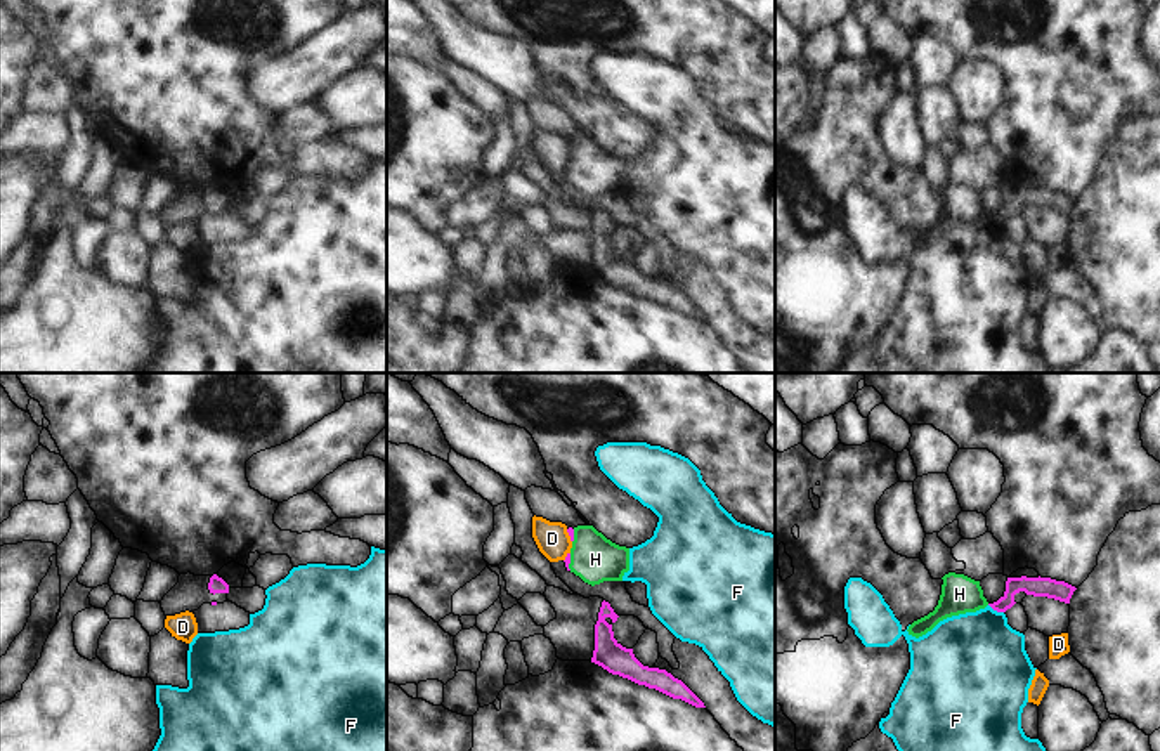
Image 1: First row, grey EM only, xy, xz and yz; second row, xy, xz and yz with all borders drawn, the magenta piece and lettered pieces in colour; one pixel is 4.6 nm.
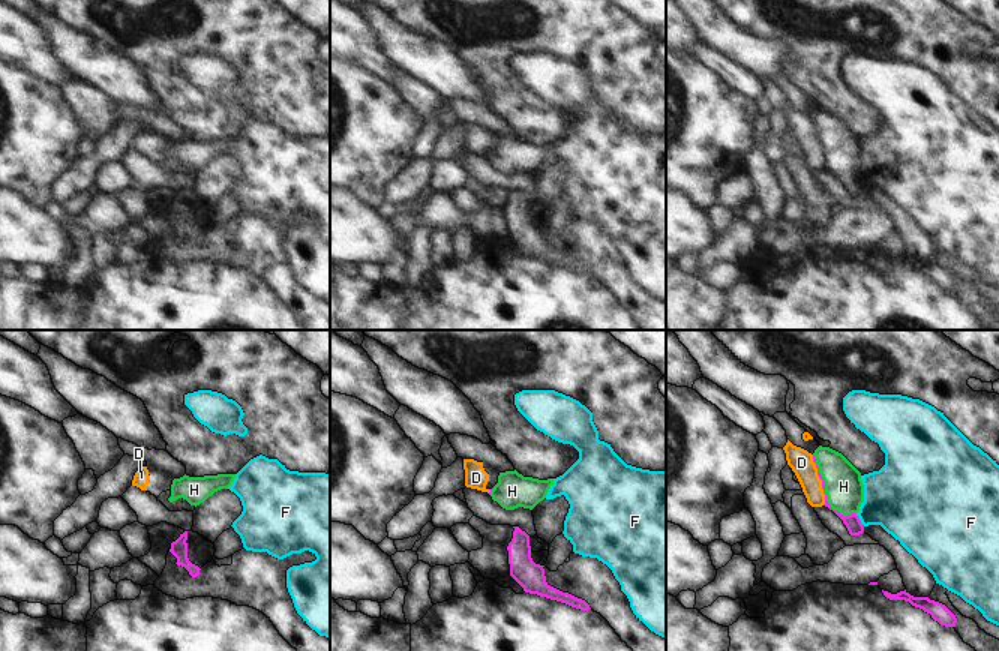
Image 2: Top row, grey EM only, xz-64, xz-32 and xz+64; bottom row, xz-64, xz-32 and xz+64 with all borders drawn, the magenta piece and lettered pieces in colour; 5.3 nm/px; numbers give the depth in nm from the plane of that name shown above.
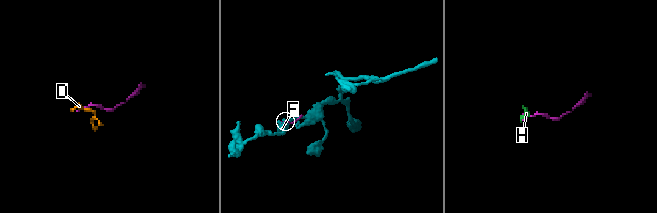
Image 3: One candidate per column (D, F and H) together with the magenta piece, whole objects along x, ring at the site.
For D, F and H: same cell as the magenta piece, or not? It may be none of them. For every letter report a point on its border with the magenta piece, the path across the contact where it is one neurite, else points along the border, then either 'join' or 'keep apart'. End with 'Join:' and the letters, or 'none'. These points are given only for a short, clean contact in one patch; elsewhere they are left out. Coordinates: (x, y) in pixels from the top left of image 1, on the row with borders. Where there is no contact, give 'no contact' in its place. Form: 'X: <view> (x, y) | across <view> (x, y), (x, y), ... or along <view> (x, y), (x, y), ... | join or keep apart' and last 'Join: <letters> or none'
D: xz (569, 535) | along xz (566, 529), (571, 542) | keep apart
F: yz (996, 609) | along yz (989, 604), (1003, 613) | keep apart
H: xz (569, 562) | across xz (567, 559), (569, 562), (595, 559) | join
Join: H

